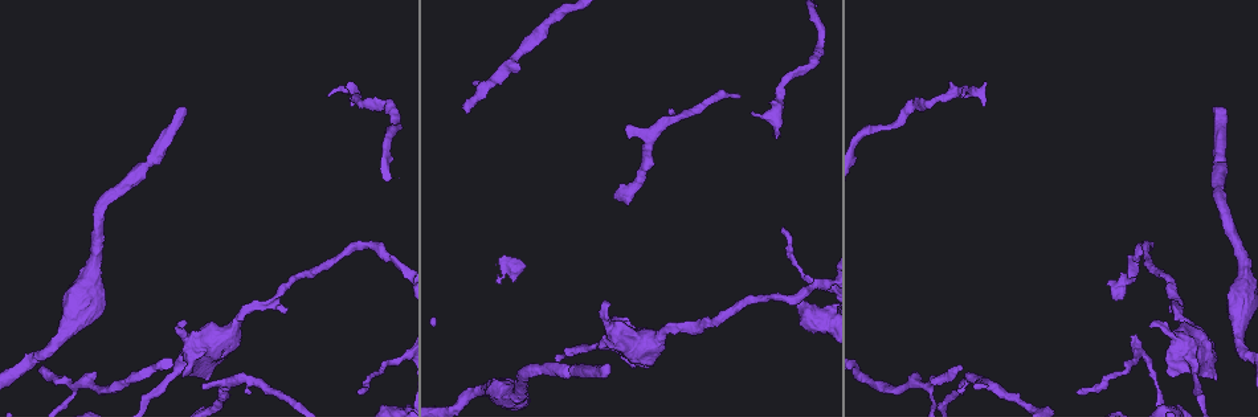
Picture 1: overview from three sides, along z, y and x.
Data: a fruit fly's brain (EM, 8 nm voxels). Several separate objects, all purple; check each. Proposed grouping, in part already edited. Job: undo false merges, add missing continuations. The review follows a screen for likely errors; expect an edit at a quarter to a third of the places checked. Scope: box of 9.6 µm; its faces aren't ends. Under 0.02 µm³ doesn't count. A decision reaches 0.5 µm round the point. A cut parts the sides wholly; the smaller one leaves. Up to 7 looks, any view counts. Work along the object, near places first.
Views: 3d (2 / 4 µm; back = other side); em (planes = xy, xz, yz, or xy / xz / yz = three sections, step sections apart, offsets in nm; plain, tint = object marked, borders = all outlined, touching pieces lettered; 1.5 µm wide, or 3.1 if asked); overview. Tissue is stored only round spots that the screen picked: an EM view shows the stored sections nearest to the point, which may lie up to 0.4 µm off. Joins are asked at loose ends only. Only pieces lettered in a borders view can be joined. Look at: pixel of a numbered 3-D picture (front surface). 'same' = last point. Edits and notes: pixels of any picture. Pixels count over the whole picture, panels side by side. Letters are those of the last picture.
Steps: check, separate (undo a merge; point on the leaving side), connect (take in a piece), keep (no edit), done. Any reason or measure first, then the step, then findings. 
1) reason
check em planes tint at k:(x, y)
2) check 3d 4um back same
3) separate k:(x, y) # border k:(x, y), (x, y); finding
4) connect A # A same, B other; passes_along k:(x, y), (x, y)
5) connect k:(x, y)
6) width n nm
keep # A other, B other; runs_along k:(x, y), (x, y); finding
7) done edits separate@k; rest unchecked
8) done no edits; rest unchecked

a fork
check 3d 2um at 1:(76, 388)

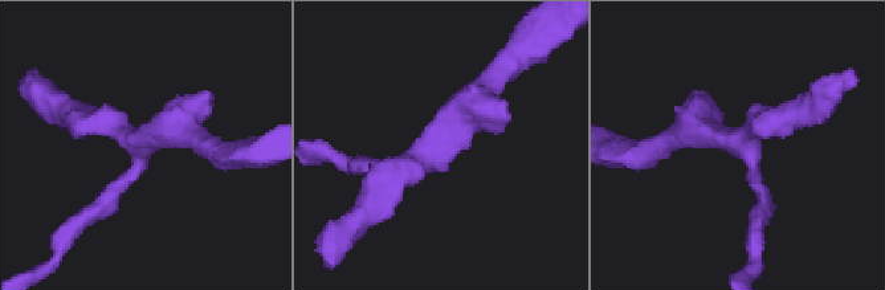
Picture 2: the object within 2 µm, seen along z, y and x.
shape alone is not enough
check em planes tint at 2:(440, 142)

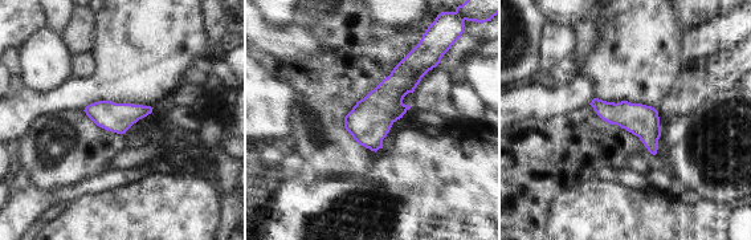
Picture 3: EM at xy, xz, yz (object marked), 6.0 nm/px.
check em planes borders same

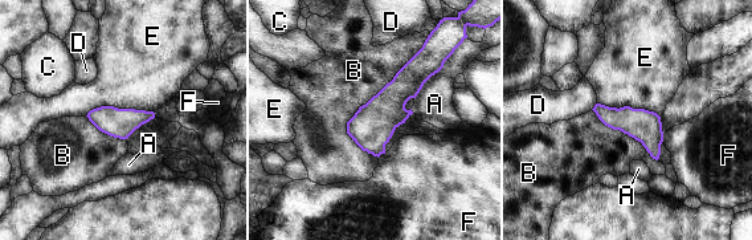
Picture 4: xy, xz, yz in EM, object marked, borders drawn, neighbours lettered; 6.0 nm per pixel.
keep # A other, B other, C other, D other, E other, F other; border 4:(424, 44), (347, 122), (363, 151); continuous, no second neuron

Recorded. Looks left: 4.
free end
check em yz step 4 tint at 1:(604, 301)

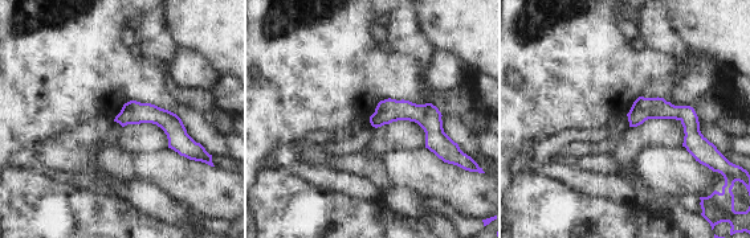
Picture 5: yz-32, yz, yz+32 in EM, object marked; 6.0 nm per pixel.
check em planes borders same

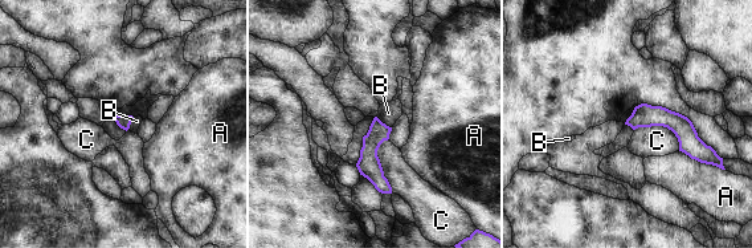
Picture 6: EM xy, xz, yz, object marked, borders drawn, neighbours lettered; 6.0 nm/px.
longest_contact C 300 nm
keep # A other, B other, C other; no lettered piece goes on from it

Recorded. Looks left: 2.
check em planes tint at 1:(1219, 162)

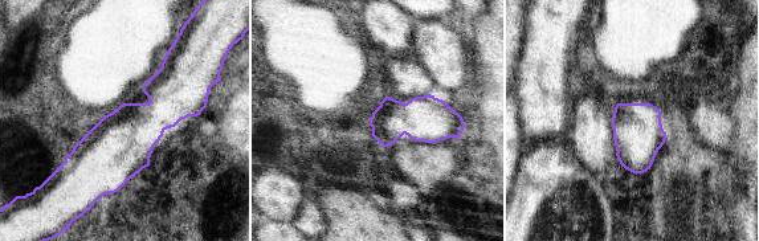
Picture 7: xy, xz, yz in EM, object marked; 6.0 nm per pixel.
check em planes borders same

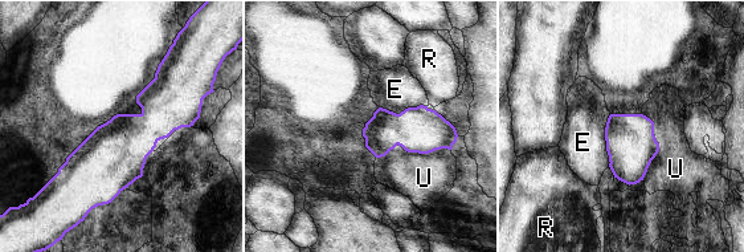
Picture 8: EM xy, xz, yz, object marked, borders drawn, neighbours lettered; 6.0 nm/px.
longest_contact U 460 nm
keep # E other, R other, U other; border 8:(610, 114), (605, 127), (608, 166); all the same neuron

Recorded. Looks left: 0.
done no edits; rest unchecked

